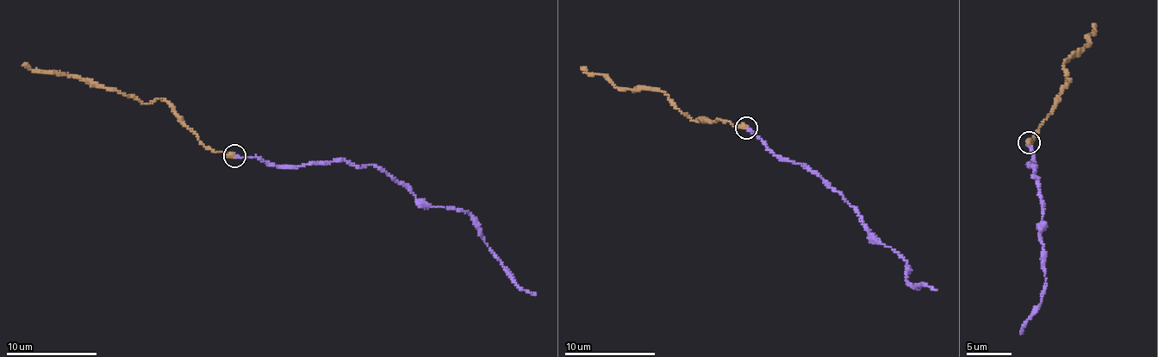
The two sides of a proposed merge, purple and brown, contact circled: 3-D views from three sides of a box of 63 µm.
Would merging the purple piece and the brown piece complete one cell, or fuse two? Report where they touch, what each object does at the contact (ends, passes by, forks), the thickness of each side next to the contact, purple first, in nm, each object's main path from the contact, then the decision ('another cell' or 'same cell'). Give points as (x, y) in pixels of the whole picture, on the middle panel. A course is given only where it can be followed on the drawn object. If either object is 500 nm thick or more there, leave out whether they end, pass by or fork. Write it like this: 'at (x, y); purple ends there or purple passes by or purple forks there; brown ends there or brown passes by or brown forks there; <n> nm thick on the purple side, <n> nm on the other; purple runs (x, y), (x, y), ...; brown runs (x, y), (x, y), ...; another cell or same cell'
at (746, 128); purple ends there; brown ends there; 380 nm thick on the purple side, 400 nm on the other; purple runs (746, 128), (768, 150), (816, 172), (855, 207), (871, 237), (899, 252), (907, 266), (906, 281), (936, 290); brown runs (746, 128), (702, 117), (694, 121), (675, 109), (664, 91), (614, 87), (601, 74), (583, 72), (581, 67); same cell

